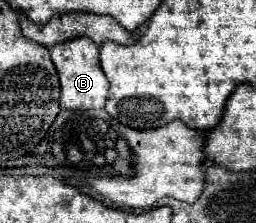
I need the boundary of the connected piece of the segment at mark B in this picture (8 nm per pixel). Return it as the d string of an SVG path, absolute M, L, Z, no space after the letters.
M80 36L80 38L66 40L62 44L52 46L50 54L60 76L60 88L62 88L60 108L68 108L68 110L104 108L104 100L108 94L108 80L100 68L98 46L92 40L86 40L84 36Z

